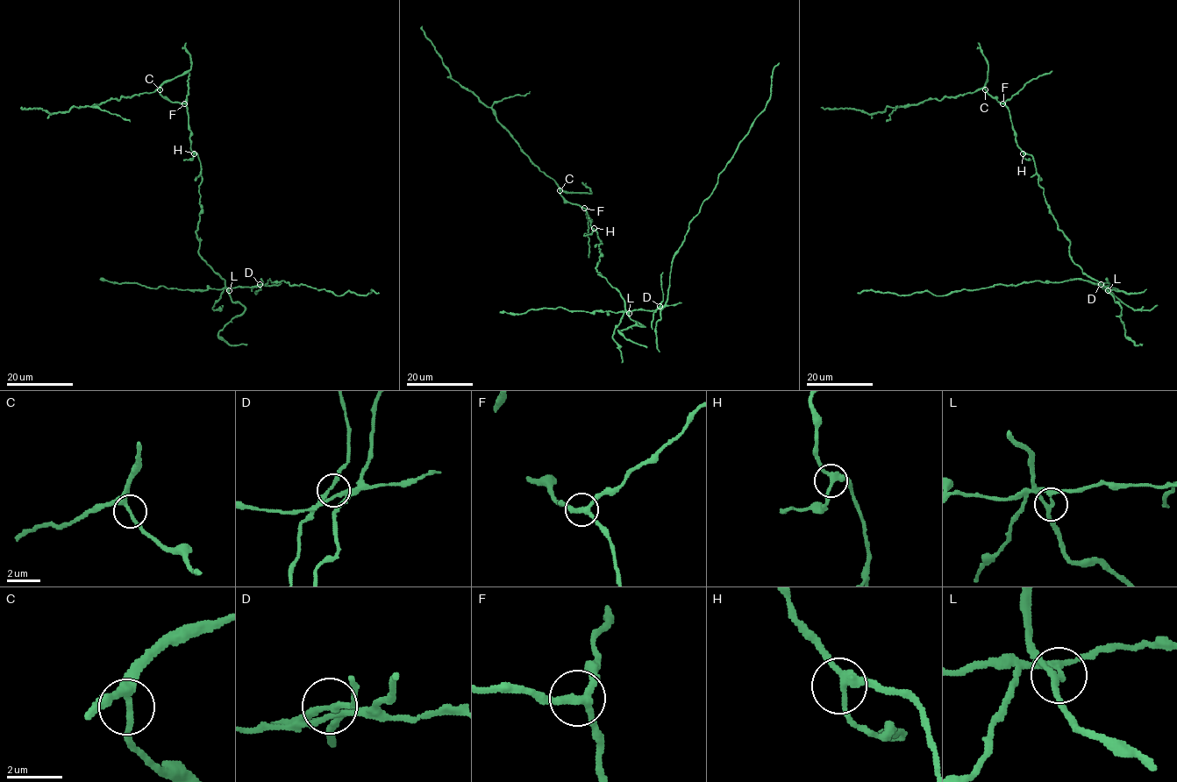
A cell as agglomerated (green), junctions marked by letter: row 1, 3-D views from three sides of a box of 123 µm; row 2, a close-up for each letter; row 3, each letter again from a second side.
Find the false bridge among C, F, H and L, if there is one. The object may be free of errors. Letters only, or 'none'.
L

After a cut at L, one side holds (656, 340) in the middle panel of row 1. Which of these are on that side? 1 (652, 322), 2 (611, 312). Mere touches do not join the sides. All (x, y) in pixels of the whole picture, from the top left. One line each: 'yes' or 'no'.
1: yes
2: yes

